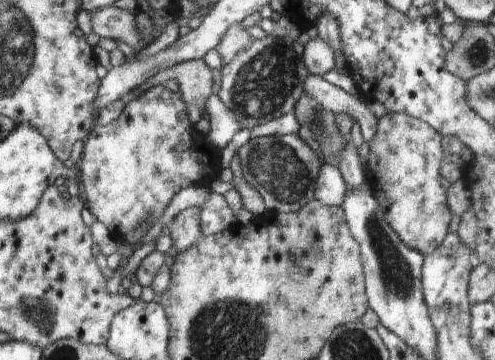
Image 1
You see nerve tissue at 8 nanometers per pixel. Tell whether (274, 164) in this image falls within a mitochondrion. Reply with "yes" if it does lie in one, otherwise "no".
yes

